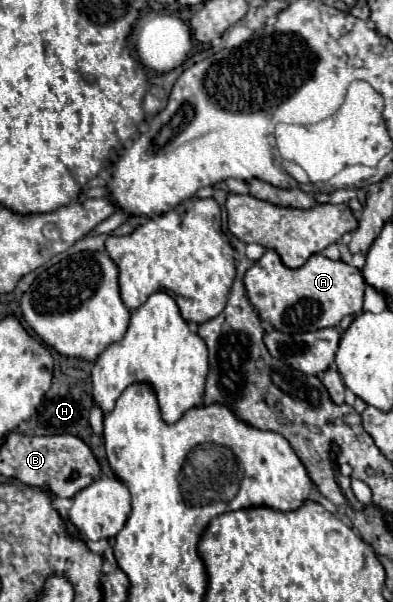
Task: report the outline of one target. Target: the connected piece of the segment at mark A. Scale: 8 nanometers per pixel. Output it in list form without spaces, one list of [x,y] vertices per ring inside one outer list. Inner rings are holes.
[[[268,249],[244,275],[248,301],[258,317],[282,333],[306,333],[334,327],[342,317],[362,313],[362,297],[366,281],[362,273],[344,263],[332,261],[322,253],[312,255],[302,267],[288,269],[276,251]]]

